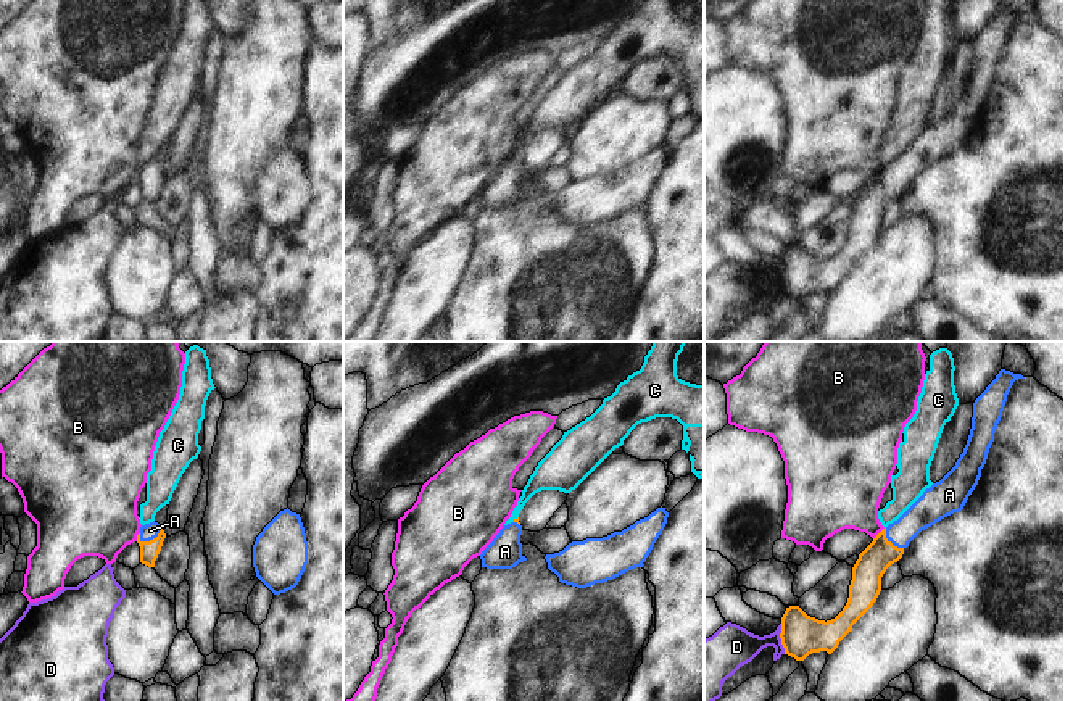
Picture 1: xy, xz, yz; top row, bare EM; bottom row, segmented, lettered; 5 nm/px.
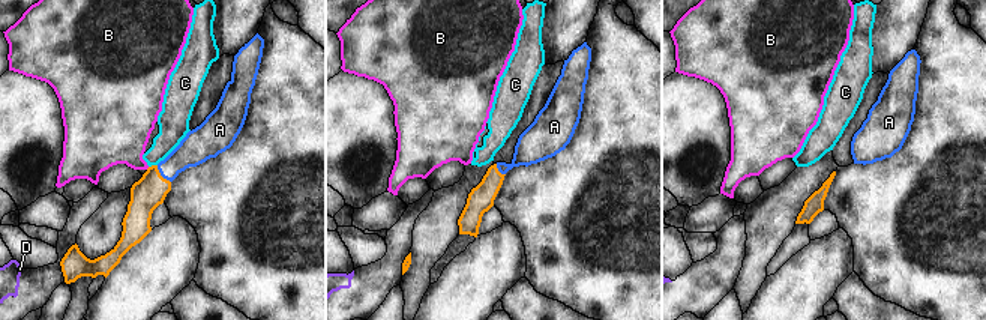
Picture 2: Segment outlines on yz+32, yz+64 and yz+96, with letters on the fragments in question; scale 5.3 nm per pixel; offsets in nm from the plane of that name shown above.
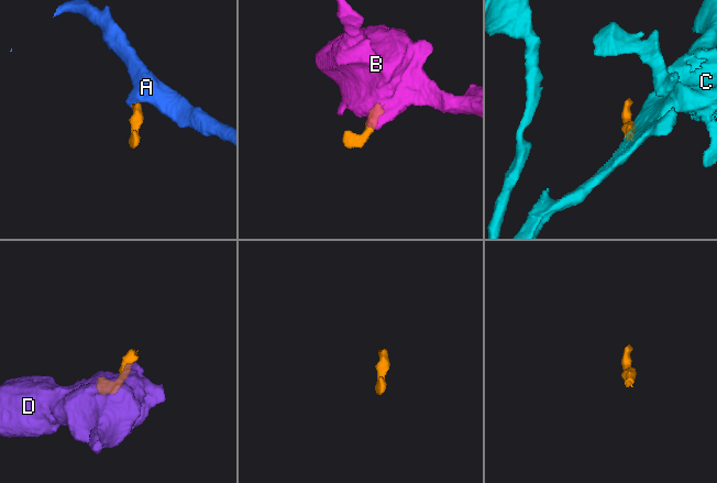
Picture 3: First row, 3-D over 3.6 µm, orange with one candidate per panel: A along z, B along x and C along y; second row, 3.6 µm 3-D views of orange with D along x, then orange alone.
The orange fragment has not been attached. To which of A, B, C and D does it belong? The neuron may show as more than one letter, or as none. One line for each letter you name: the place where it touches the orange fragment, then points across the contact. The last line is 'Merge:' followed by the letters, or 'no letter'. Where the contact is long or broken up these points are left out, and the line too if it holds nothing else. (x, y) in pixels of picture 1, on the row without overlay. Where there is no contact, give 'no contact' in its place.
A: contact xy (153, 178); way xy (149, 189), (153, 178), (150, 170)
Merge: A

